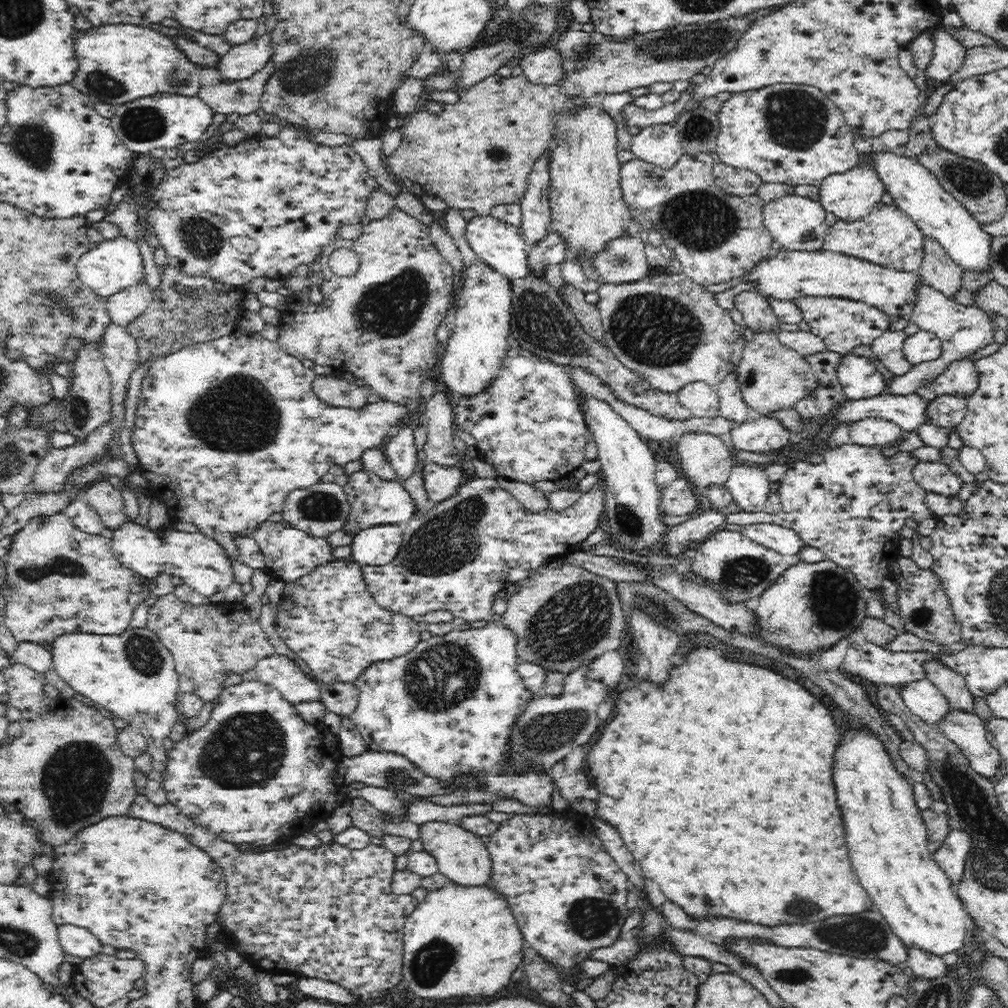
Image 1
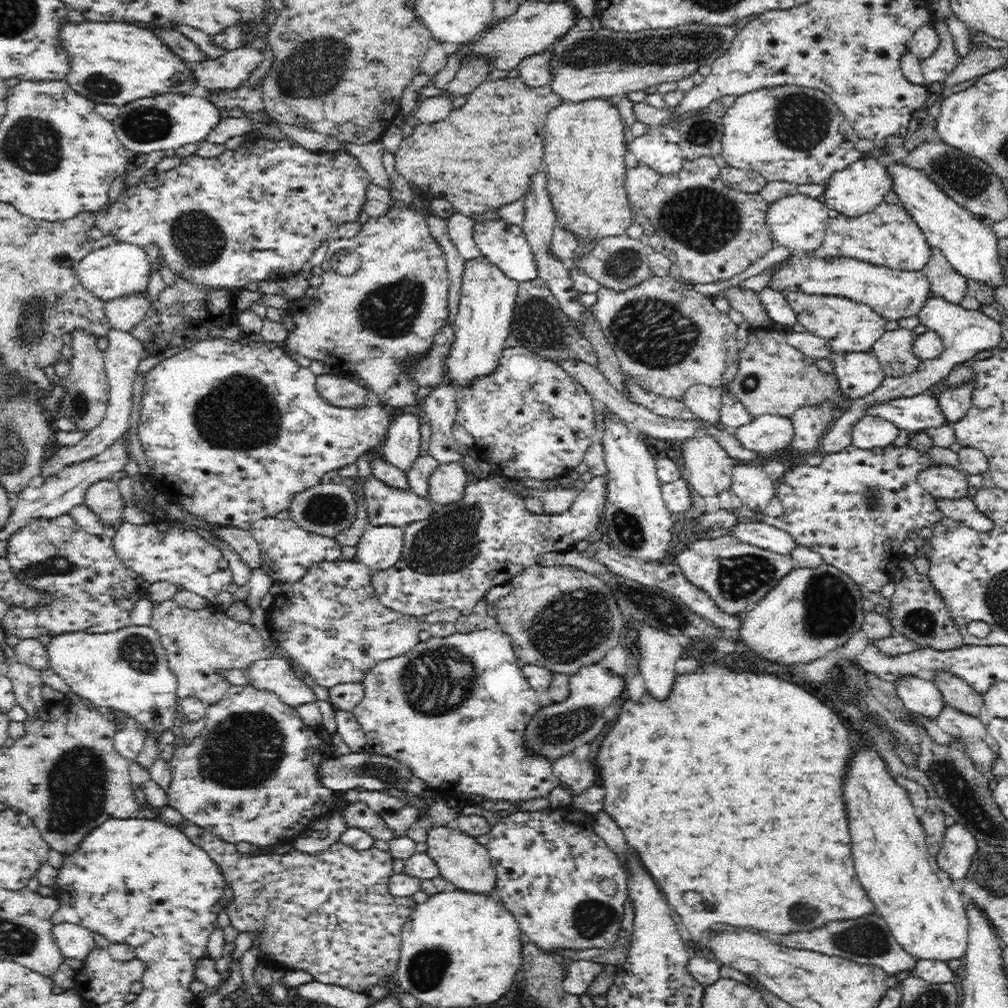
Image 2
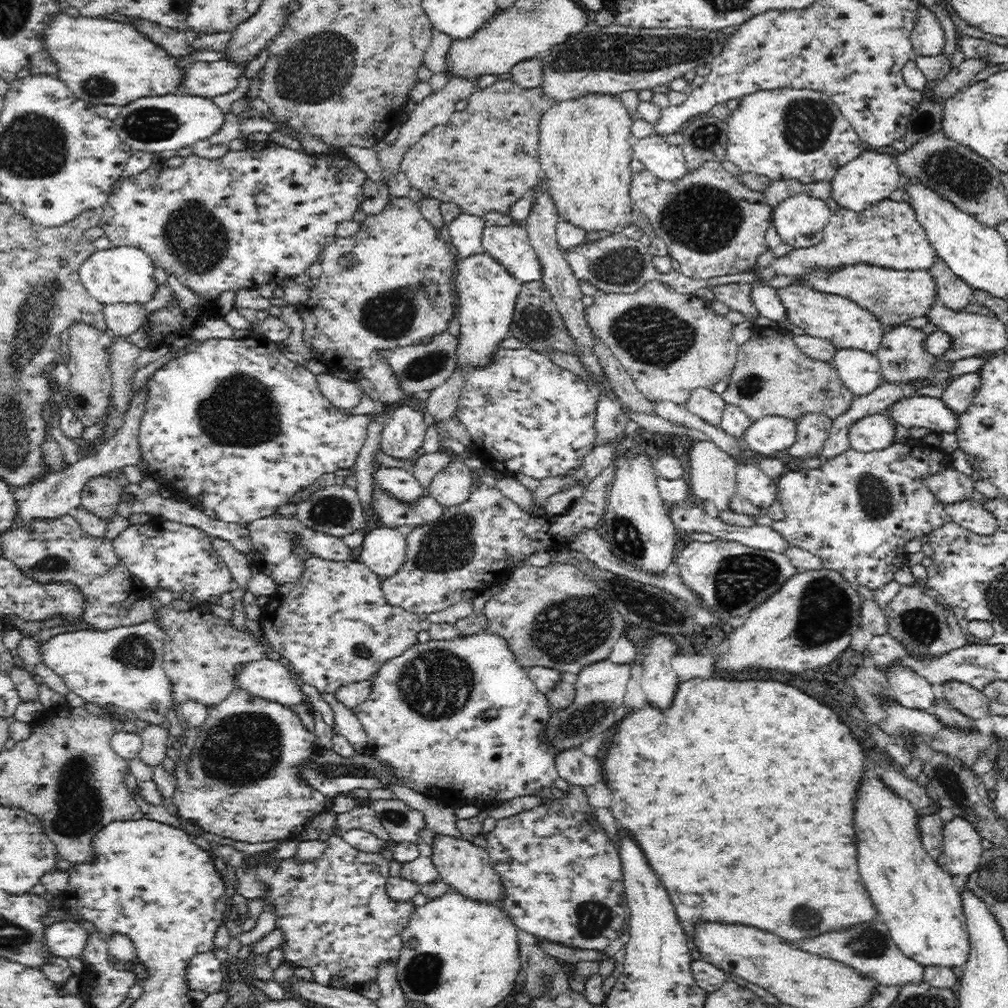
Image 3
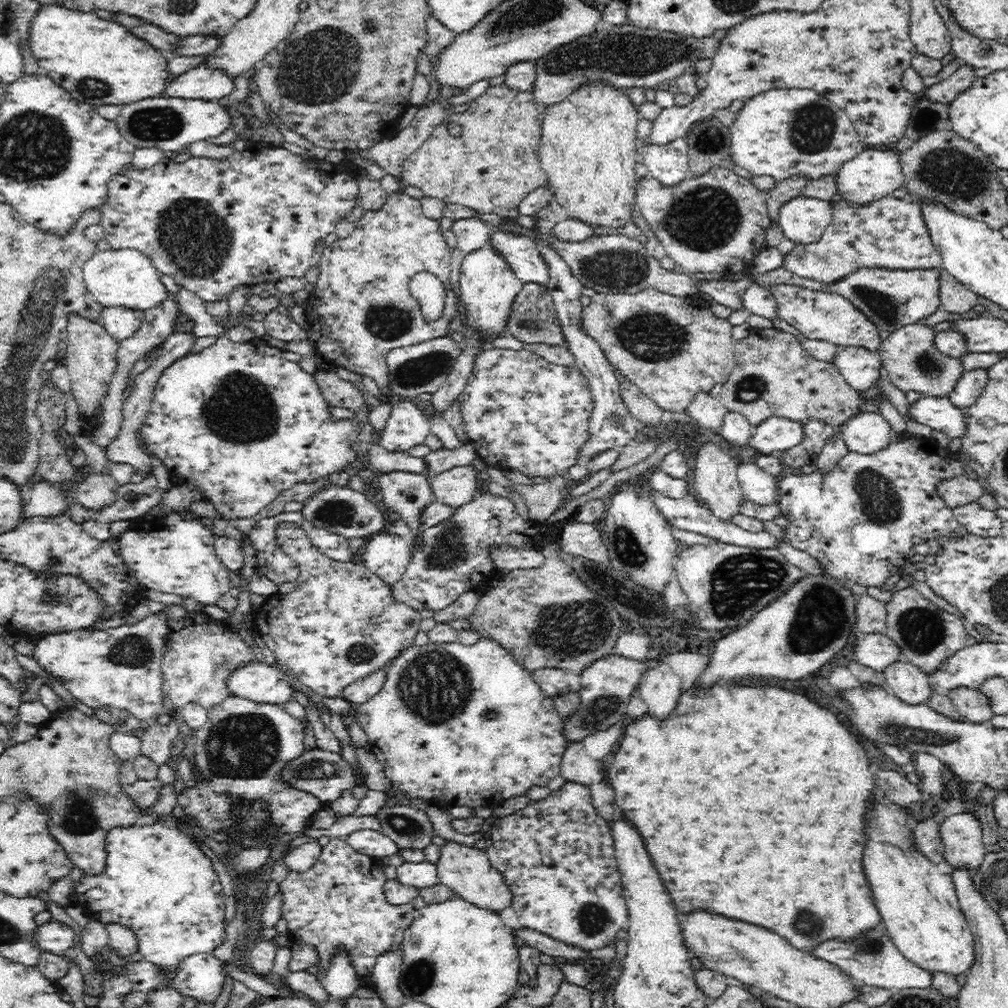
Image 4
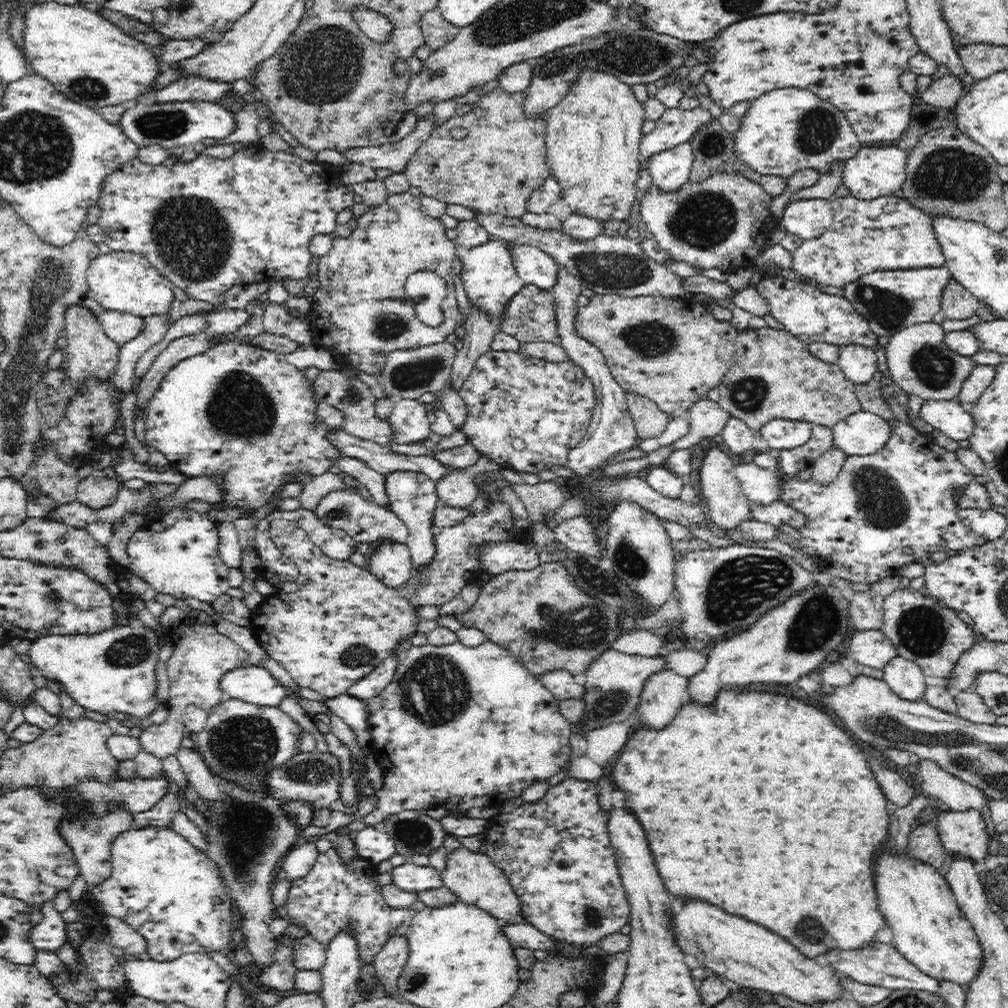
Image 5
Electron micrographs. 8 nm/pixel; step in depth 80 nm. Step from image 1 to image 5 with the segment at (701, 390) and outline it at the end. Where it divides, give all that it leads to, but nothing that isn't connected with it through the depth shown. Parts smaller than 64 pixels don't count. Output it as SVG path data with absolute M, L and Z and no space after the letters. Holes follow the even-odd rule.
M703 396L698 398L686 413L686 419L690 423L688 434L673 442L672 449L690 449L707 437L720 435L729 416L718 402Z

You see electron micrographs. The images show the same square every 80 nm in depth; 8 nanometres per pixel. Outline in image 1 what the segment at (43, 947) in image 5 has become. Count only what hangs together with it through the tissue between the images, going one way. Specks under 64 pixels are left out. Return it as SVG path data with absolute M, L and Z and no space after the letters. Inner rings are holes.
M59 926L59 939L67 954L80 958L92 958L104 952L104 944L89 930L72 926Z

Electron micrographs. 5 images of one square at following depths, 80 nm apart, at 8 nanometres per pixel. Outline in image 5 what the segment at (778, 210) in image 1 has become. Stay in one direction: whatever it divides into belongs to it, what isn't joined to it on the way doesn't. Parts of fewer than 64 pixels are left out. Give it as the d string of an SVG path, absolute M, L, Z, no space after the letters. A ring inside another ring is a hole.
M794 198L788 202L778 221L788 234L804 241L820 238L833 221L831 200Z

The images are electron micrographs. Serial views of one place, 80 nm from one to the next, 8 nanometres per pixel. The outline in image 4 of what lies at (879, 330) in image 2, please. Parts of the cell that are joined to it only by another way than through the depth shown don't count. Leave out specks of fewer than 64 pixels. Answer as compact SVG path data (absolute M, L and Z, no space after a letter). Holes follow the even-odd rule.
M786 284L769 288L778 301L780 319L800 330L804 337L812 340L828 340L839 348L860 347L874 353L879 351L884 334L864 311L860 311L845 297L828 291L820 292Z

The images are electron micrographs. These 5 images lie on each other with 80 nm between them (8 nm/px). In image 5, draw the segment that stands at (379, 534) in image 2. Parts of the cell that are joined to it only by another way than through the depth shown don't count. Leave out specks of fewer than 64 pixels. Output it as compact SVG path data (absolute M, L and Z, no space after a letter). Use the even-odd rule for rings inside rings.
M380 538L378 542L379 544L374 548L374 552L370 552L366 556L366 568L388 586L398 589L406 582L406 578L410 576L410 570L413 566L413 555L410 553L406 542L398 542L389 538Z

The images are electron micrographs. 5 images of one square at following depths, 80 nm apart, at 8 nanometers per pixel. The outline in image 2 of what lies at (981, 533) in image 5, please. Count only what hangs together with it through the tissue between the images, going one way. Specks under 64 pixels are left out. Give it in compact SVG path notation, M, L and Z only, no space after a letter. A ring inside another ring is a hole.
M934 496L934 508L938 509L943 516L958 519L960 522L977 527L978 530L990 530L991 522L986 516L974 509L971 497L959 499L938 498Z

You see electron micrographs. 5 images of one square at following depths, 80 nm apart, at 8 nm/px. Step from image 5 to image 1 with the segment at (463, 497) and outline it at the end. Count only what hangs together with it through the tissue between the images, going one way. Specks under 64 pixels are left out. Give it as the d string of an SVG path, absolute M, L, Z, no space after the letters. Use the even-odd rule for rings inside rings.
M424 462L419 466L422 486L427 497L434 502L440 502L454 494L454 490L462 482L462 473L459 467L440 467L434 463Z

